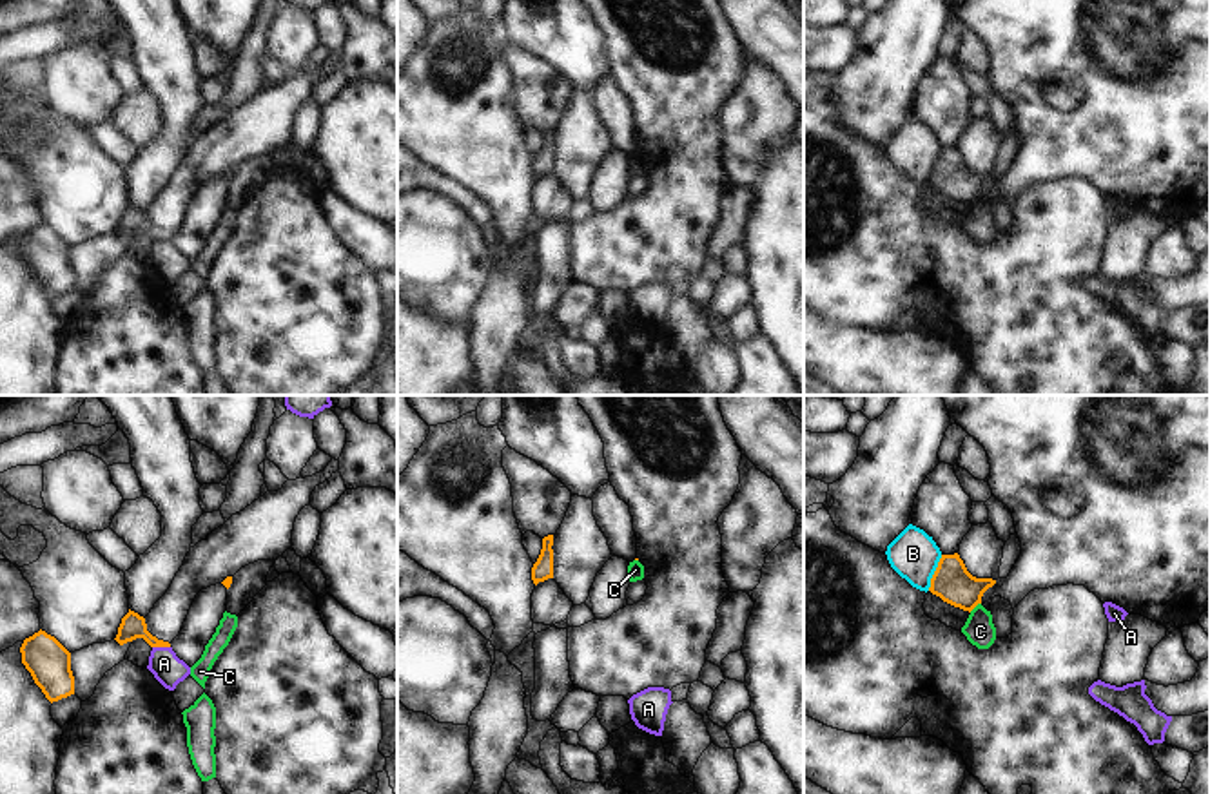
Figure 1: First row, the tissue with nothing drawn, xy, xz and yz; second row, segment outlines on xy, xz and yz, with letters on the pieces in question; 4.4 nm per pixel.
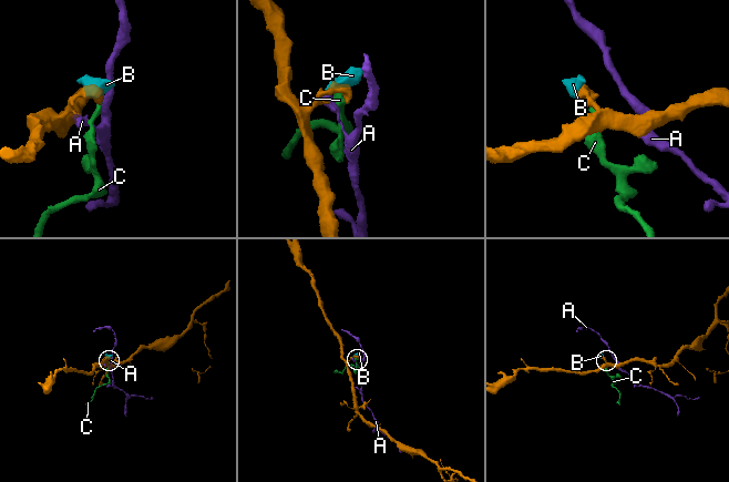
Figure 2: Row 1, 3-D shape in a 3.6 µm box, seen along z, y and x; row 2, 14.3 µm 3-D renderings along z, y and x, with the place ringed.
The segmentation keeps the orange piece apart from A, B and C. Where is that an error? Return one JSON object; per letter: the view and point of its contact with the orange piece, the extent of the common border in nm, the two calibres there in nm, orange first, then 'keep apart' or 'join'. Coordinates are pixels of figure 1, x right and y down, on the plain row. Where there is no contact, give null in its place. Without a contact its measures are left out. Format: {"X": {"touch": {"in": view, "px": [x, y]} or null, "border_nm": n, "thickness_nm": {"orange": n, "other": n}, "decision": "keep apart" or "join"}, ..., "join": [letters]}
{"A": {"touch": {"in": "xy", "px": [162, 240]}, "border_nm": 80, "thickness_nm": {"orange": 120, "other": 140}, "decision": "keep apart"}, "B": {"touch": {"in": "yz", "px": [935, 167]}, "border_nm": 170, "thickness_nm": {"orange": 170, "other": 220}, "decision": "keep apart"}, "C": {"touch": {"in": "yz", "px": [975, 200]}, "border_nm": 70, "thickness_nm": {"orange": 170, "other": 140}, "decision": "keep apart"}, "join": []}

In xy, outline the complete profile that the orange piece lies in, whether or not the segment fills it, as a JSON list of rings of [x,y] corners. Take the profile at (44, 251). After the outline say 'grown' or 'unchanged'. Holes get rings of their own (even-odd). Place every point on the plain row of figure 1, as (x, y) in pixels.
[[[40,223],[24,234],[20,247],[22,257],[51,297],[74,288],[71,247],[54,230]]]; unchanged

